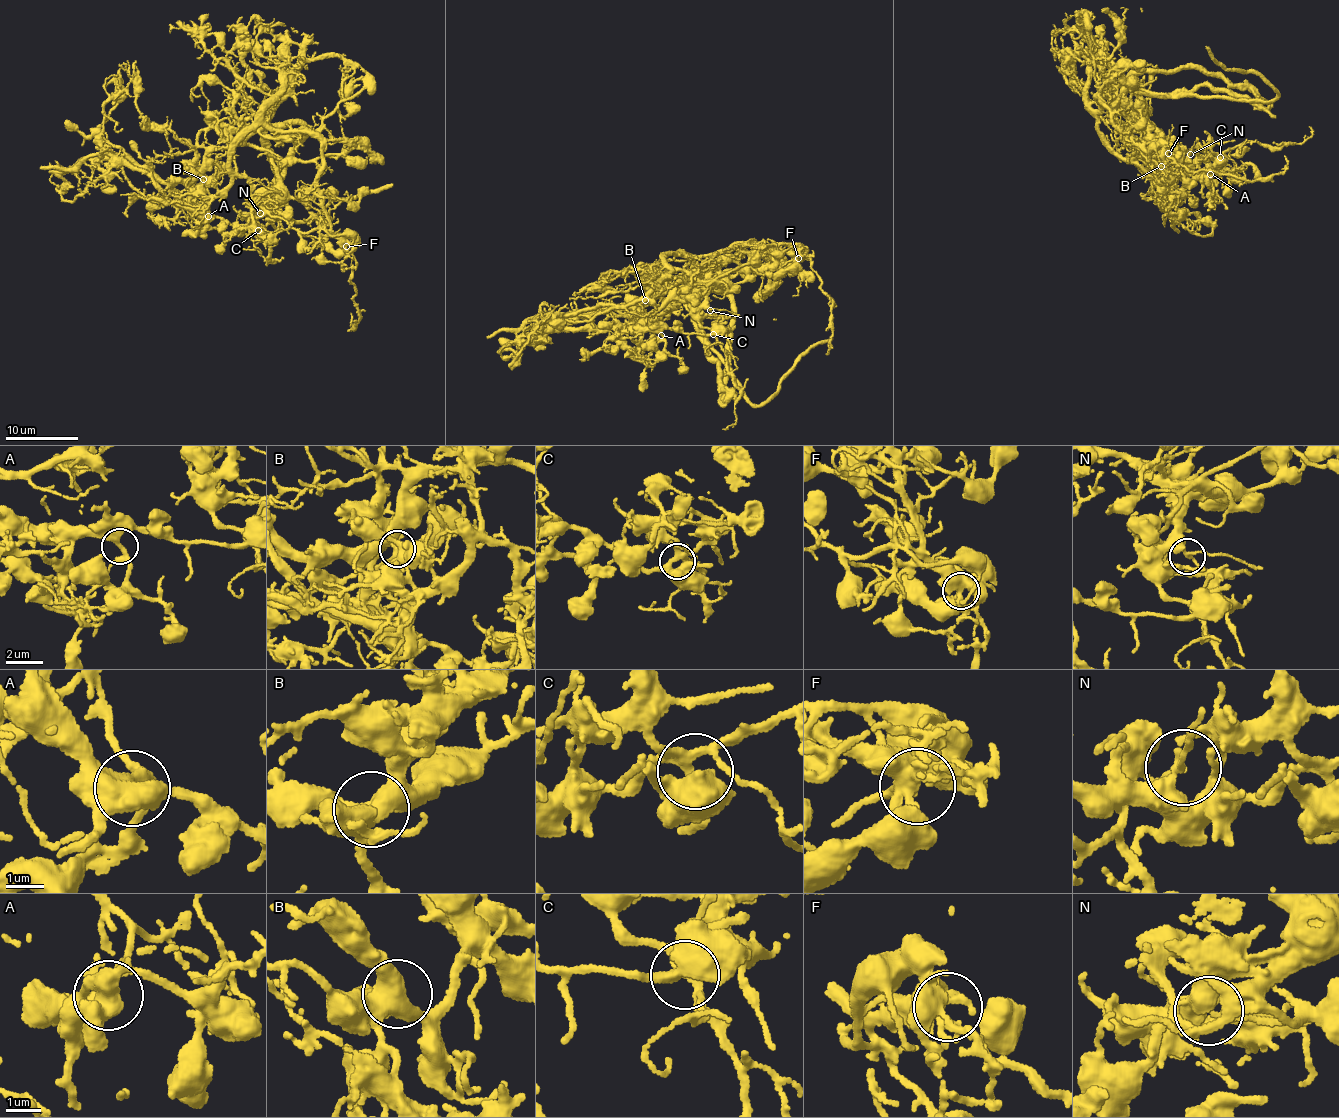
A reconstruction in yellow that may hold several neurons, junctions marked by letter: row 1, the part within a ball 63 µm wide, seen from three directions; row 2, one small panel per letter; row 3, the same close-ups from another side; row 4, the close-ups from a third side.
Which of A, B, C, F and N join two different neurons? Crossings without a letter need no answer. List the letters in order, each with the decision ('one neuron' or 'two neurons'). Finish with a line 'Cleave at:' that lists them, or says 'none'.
A: one neuron
B: one neuron
C: one neuron
F: one neuron
N: one neuron
Cleave at: none

